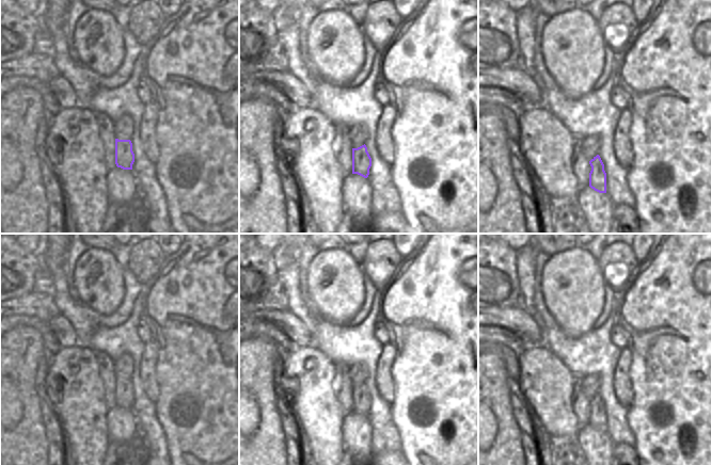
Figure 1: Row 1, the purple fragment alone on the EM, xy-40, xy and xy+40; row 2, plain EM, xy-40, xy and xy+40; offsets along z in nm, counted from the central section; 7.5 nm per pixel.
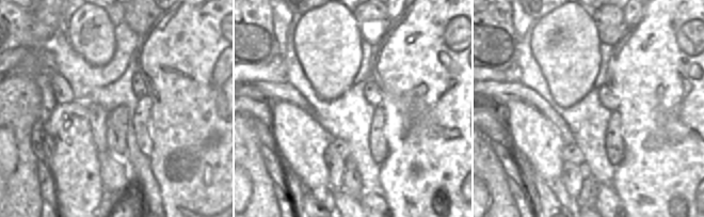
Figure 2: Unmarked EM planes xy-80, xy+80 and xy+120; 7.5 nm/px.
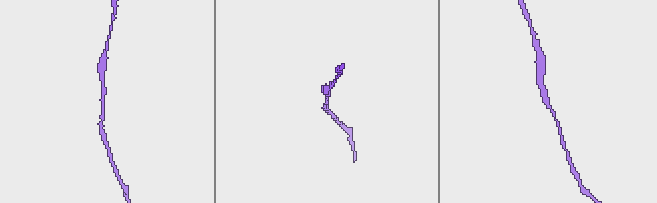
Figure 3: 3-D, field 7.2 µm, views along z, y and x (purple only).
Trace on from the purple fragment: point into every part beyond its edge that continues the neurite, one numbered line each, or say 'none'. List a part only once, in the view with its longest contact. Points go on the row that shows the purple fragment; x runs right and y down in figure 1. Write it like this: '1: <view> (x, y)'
none

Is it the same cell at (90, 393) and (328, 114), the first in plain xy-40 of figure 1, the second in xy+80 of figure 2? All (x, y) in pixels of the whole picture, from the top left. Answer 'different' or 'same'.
different

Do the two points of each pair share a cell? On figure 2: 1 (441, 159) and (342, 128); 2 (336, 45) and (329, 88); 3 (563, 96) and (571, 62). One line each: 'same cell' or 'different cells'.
1: different cells
2: same cell
3: same cell

